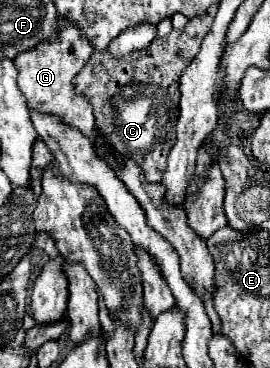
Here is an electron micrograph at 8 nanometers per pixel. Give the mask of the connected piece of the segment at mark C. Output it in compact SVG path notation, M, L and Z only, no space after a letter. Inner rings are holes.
M212 16L188 20L184 30L172 30L168 36L156 36L148 48L114 58L108 50L94 50L80 74L74 78L76 94L86 96L94 106L96 126L122 152L122 156L138 162L148 182L158 184L164 174L168 150L176 142L178 118L178 80L182 70L200 50L202 38L212 26ZM126 92L126 98L122 96Z

